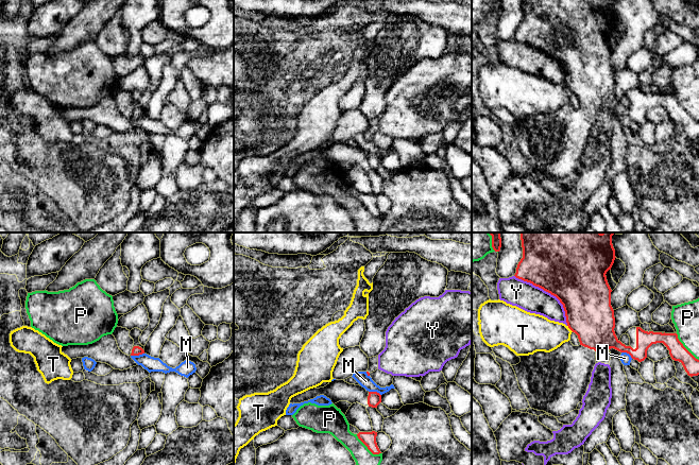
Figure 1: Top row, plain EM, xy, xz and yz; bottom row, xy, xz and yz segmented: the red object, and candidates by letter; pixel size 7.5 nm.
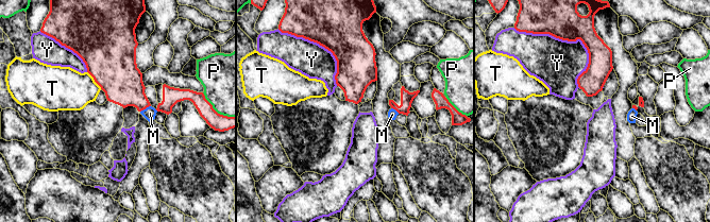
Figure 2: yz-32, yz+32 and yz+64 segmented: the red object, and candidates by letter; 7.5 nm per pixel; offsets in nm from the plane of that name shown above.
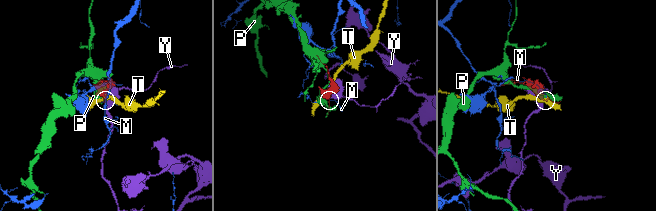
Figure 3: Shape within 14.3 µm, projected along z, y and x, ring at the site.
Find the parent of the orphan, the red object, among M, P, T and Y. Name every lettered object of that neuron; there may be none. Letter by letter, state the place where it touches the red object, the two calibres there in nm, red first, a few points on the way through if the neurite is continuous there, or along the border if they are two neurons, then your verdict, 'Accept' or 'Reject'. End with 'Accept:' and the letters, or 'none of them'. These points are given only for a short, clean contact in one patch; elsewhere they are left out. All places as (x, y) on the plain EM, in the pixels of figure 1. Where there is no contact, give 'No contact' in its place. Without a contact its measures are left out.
M: Touches red at xy (137, 117). Thickness 70 nm (red) against 110 nm. Reject
P: Touches red at xz (368, 210). Thickness 110 nm (red) against 170 nm. Reject
T: Touches red at yz (569, 90). Thickness 360 nm (red) against 280 nm. Boundary: yz (567, 87), (573, 93). Reject
Y: Touches red at yz (549, 54). Thickness 480 nm (red) against 200 nm. Reject
Accept: none of them

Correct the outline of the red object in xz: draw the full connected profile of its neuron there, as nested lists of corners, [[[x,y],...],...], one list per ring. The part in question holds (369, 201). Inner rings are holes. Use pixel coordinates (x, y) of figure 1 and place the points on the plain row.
[[[359,194],[357,199],[373,217],[381,216],[376,205],[377,194]]]

